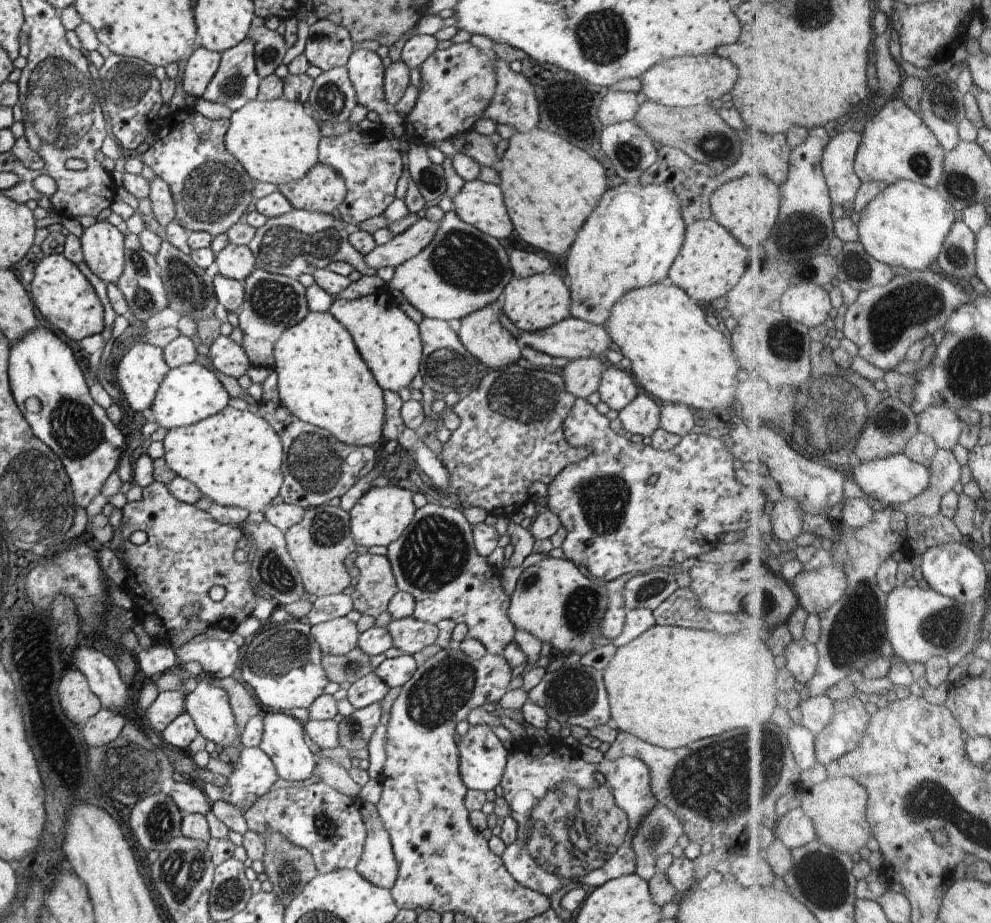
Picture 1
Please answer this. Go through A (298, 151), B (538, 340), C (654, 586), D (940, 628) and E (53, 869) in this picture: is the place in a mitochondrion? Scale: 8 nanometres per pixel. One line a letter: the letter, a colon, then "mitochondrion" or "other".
A: other
B: other
C: mitochondrion
D: mitochondrion
E: other

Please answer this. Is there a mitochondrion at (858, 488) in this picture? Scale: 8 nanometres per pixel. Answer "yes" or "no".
no

